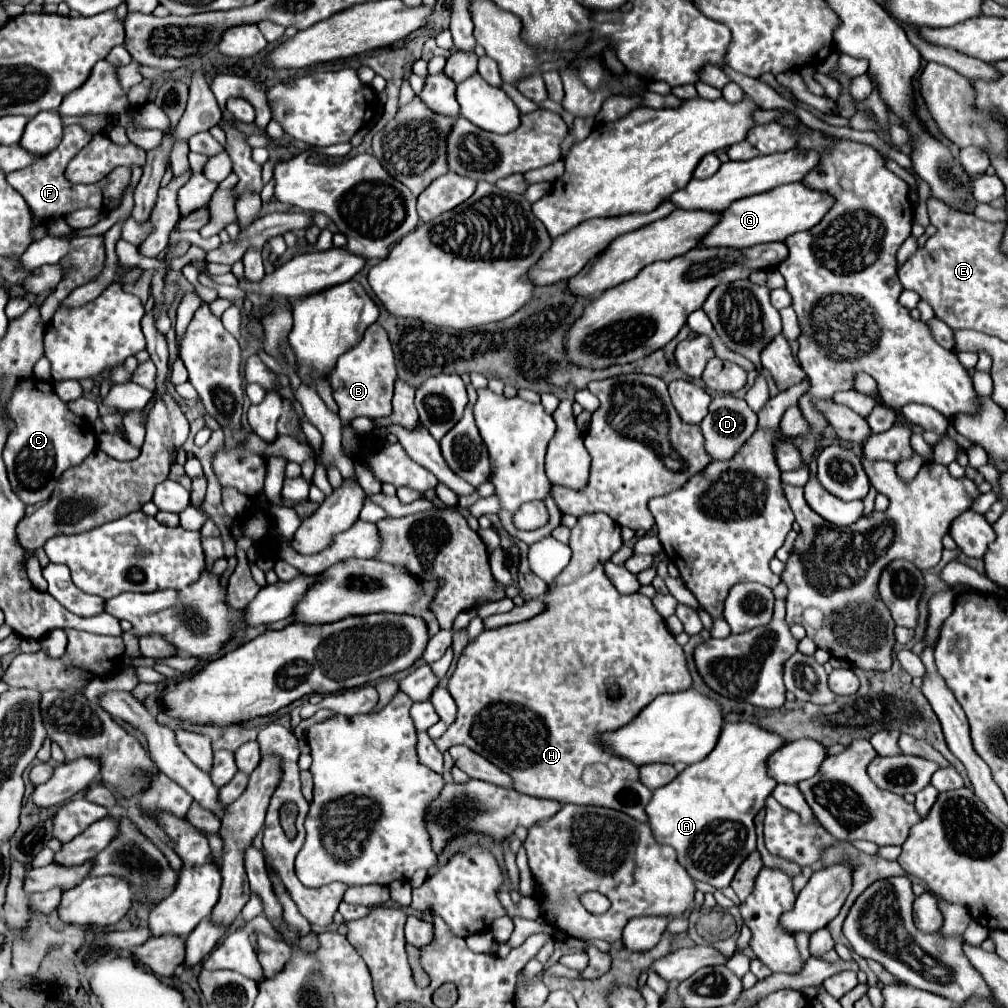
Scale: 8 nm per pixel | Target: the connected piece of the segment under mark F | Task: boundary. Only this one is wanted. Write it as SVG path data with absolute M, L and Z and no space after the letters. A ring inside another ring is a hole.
M66 126L64 128L64 138L60 142L60 146L56 150L52 150L50 154L42 156L40 160L36 160L30 168L22 168L22 170L16 170L16 172L10 172L6 174L6 180L8 184L20 192L24 196L24 200L28 202L32 214L34 214L34 220L36 220L36 226L34 226L34 240L40 240L46 236L46 228L44 224L56 216L66 216L78 208L96 208L96 210L112 210L120 196L122 196L122 190L126 188L126 184L130 182L130 168L116 168L114 172L108 174L108 178L96 182L96 184L88 184L88 186L80 186L80 184L70 184L66 178L64 178L64 168L66 164L70 162L70 158L80 152L80 148L84 148L88 142L90 142L92 134L82 130L80 126Z

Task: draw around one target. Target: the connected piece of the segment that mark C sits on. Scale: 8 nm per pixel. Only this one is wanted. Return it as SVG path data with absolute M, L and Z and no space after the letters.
M36 378L18 382L6 410L16 424L4 448L10 484L24 504L44 502L50 498L58 476L70 466L80 464L90 452L96 450L96 432L88 420L68 410L66 402L56 396L50 382Z

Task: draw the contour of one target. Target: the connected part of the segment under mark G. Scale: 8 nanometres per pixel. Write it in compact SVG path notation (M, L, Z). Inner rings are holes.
M802 182L784 184L770 192L756 194L750 198L736 200L730 208L722 212L722 222L712 228L712 232L702 240L700 246L732 246L732 248L748 248L762 242L784 242L788 236L814 228L828 208L832 208L834 198L828 192L818 192L806 188Z

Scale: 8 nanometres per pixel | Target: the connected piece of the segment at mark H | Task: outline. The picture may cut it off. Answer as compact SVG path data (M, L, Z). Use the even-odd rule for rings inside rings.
M590 514L590 516L582 516L578 518L578 524L572 528L572 536L570 536L570 548L572 548L572 560L570 564L562 570L562 574L556 578L556 582L552 584L550 592L546 594L546 610L526 622L518 622L518 624L510 624L510 626L502 626L496 630L484 630L478 638L474 638L464 652L458 658L456 670L450 676L448 682L448 692L452 694L454 702L456 702L456 720L454 724L448 726L448 730L434 740L438 750L448 750L454 744L466 744L470 750L474 750L476 754L484 756L486 760L490 760L494 766L502 768L502 772L506 772L512 780L514 780L514 790L528 794L528 796L536 796L536 798L550 798L550 800L562 800L562 804L592 804L592 806L604 806L604 808L614 808L620 812L626 812L628 816L636 818L638 822L648 822L646 816L646 804L652 798L652 790L648 790L646 786L642 786L642 782L638 780L638 766L630 764L628 760L622 760L620 756L614 756L610 752L606 752L602 748L600 736L604 732L614 732L618 728L622 728L624 724L630 724L642 708L646 708L658 694L666 694L666 692L676 692L676 690L688 690L692 686L692 676L686 664L686 656L682 646L676 644L674 636L670 634L670 630L666 628L666 622L662 620L662 616L654 610L652 600L636 594L636 596L622 596L612 582L606 578L604 574L604 562L610 560L610 556L622 546L622 538L620 538L620 526L614 524L614 520L610 520L610 516L606 514Z

